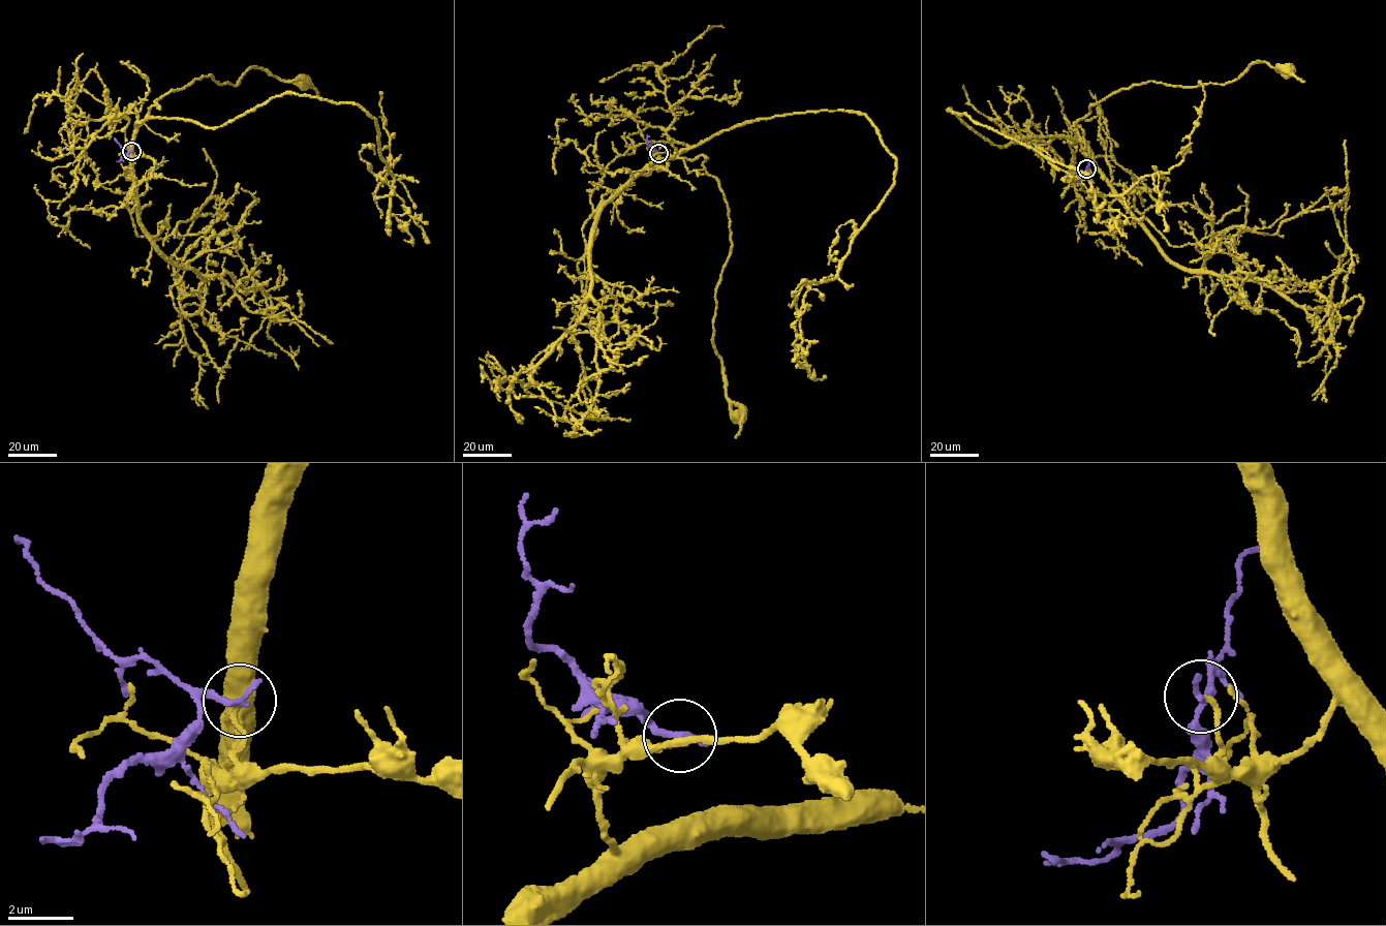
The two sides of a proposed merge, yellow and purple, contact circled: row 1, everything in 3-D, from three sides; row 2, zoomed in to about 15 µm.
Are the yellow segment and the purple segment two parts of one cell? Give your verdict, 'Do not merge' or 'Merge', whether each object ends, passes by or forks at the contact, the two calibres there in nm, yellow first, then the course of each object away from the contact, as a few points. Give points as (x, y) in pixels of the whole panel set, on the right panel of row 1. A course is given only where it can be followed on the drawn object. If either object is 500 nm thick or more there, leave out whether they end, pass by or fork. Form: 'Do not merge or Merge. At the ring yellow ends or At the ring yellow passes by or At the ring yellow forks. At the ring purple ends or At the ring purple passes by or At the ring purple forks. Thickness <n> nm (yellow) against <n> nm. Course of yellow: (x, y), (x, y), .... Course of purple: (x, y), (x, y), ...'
Do not merge. At the ring yellow ends. At the ring purple ends. Thickness 140 nm (yellow) against 240 nm. Course of yellow: (1087, 168), (1094, 174), (1096, 164), (1074, 123), (1121, 89), (1152, 81), (1226, 84), (1264, 62), (1289, 69). Course of purple: (1086, 168), (1085, 178), (1075, 182)

